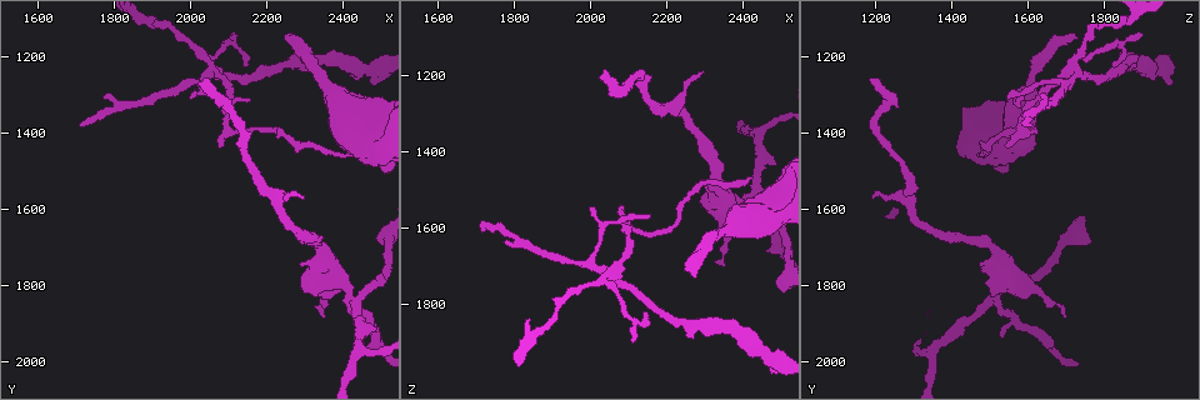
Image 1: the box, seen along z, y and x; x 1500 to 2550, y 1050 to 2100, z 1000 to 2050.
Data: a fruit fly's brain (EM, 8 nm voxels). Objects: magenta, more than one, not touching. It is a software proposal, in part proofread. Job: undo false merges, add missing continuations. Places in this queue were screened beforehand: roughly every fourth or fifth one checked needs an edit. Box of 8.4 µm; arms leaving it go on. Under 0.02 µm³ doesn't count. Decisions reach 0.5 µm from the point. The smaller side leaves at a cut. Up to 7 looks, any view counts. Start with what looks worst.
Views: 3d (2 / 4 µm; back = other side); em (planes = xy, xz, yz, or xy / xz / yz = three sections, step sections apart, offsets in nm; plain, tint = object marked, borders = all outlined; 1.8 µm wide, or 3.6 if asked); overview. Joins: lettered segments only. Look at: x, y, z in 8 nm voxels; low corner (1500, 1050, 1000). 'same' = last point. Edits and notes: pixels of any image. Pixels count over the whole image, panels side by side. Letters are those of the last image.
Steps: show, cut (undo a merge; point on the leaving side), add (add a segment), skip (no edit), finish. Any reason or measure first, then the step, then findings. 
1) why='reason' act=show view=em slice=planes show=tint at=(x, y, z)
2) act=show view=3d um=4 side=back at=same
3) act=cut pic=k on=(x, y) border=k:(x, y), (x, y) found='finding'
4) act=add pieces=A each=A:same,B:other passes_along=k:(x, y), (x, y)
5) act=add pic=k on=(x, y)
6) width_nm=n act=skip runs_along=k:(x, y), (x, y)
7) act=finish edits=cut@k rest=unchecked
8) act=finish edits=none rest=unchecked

why='branch stops here' act=show view=em slice=planes show=borders at=(2280, 1150, 1725)

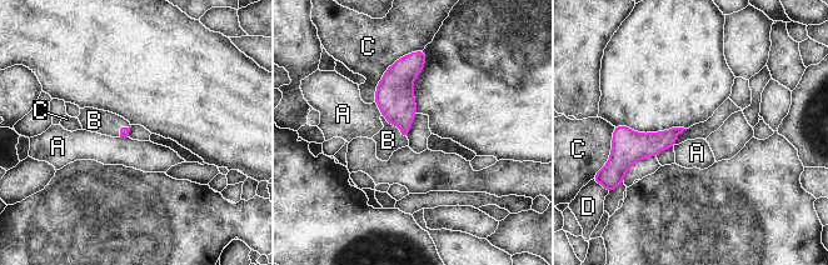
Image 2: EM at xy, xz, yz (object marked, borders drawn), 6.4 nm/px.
act=add pieces=B each=A:other,B:same,C:other,D:other passes_along=2:(394, 95), (397, 124), (388, 140) found='it goes on there'

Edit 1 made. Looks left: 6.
act=show view=3d um=4 at=(2040, 1265, 1180)

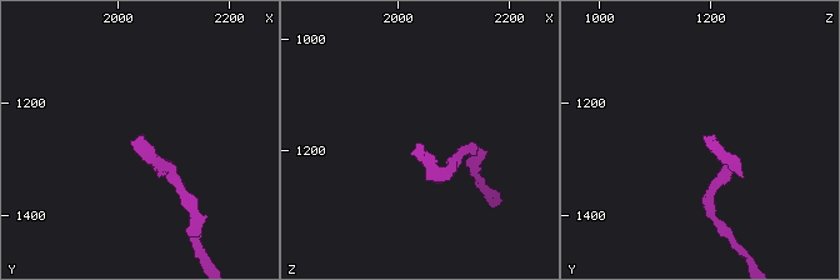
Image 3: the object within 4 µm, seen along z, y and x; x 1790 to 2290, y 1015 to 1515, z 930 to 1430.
why='shape alone is not enough' act=show view=em slice=planes show=borders at=(2035, 1265, 1185)

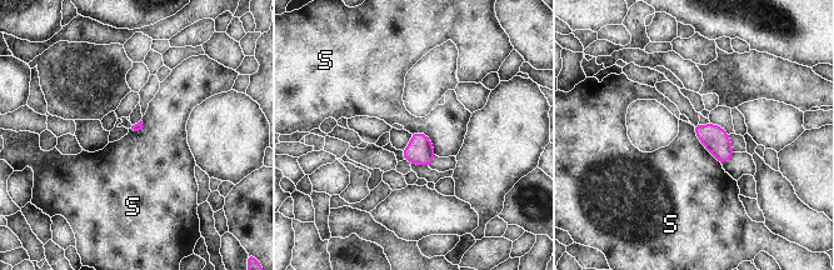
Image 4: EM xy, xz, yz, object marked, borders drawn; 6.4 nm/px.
longest_contact=S:320nm act=skip each=S:other border=4:(692, 125), (698, 140), (720, 164) found='none of them fits'

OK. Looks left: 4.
act=show view=overview

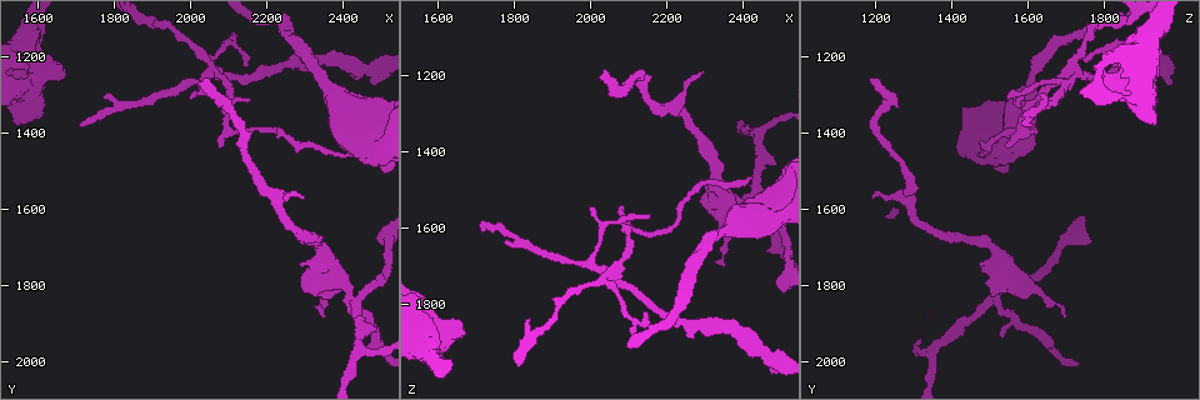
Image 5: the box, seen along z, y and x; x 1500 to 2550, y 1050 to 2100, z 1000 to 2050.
why='branch stops here' act=show view=3d um=4 at=(2335, 1875, 1700)

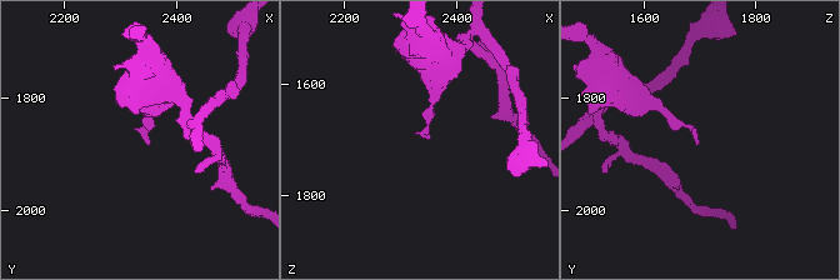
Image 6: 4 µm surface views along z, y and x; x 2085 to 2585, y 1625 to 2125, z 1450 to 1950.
act=show view=em slice=planes show=tint at=(2345, 1885, 1695)

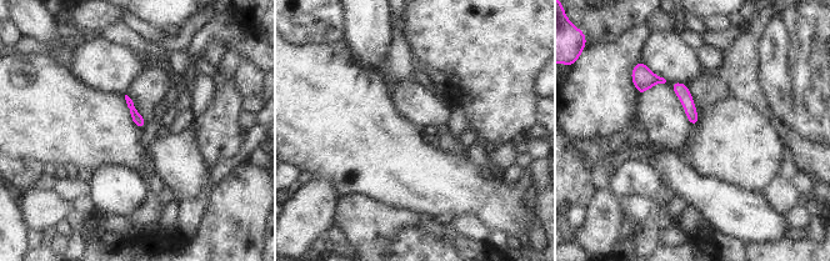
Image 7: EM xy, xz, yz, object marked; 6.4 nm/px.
act=show view=em slice=planes show=borders at=same

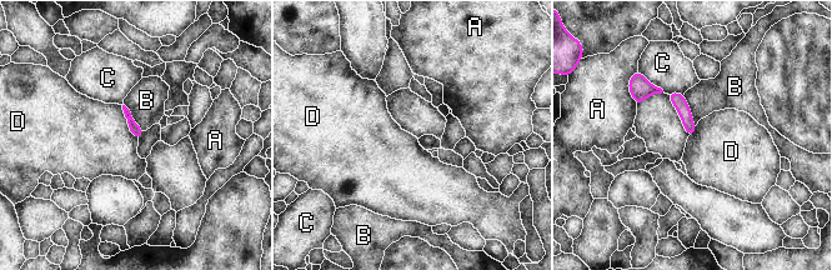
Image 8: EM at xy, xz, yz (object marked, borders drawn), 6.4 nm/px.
act=skip each=A:other,B:other,C:other,D:other runs_along=8:(672, 95), (683, 109), (691, 131) found='none of them fits'

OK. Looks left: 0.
act=finish edits=add@2 rest=unchecked

